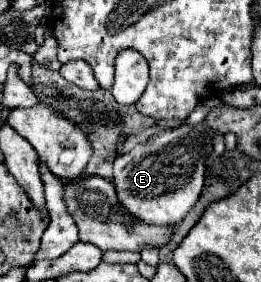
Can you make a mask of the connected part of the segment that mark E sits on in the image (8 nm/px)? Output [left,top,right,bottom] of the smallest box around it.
[112,121,214,227]

